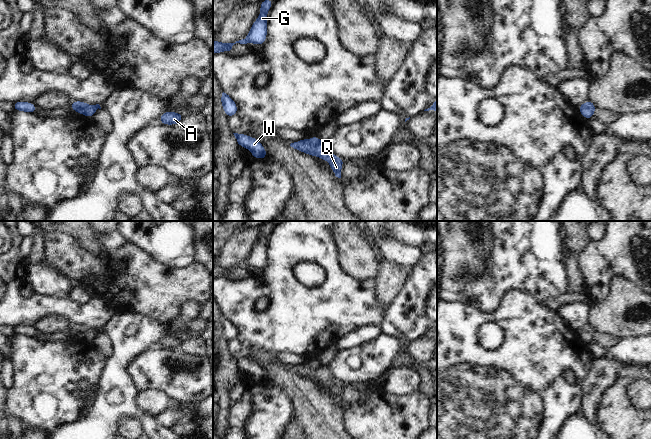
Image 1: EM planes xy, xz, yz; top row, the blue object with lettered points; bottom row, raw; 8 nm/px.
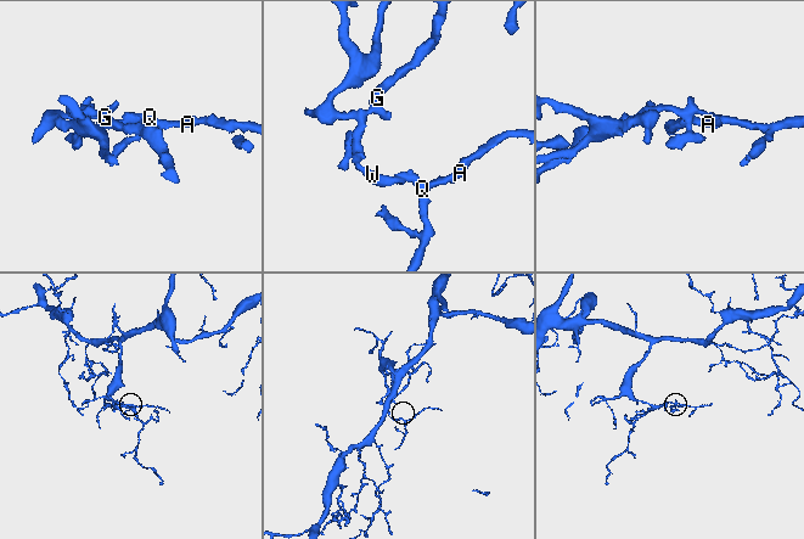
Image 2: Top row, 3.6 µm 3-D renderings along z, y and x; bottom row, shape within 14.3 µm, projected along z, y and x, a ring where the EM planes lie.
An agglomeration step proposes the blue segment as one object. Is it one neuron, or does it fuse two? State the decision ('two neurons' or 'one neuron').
two neurons

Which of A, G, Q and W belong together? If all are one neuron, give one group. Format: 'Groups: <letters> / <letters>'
Groups: A Q / G W.

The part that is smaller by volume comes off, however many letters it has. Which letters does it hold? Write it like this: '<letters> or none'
A, Q

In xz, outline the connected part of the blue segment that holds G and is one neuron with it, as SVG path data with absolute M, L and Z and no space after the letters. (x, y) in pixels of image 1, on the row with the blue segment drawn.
M264 0L264 1L262 1L262 2L259 3L259 4L260 4L260 8L261 8L261 9L260 9L259 16L258 16L257 20L253 22L253 24L252 24L252 26L251 26L251 28L250 28L250 30L249 30L249 32L248 32L246 38L244 38L244 39L242 39L242 40L239 40L239 41L236 41L235 43L222 43L222 42L220 42L220 41L218 41L218 40L213 41L213 54L214 54L214 53L224 53L225 51L230 51L230 50L232 49L232 46L233 46L234 44L236 44L236 43L240 43L240 44L253 43L253 44L256 44L256 45L263 45L263 44L266 42L266 38L267 38L267 14L268 14L268 11L270 10L270 8L272 7L273 3L274 3L273 0Z

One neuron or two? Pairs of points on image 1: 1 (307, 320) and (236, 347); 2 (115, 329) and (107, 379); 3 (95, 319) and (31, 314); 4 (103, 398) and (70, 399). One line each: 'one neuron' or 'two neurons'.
1: two neurons
2: one neuron
3: one neuron
4: two neurons

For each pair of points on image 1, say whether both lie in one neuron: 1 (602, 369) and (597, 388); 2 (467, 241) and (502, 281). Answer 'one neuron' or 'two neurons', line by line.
1: one neuron
2: two neurons

